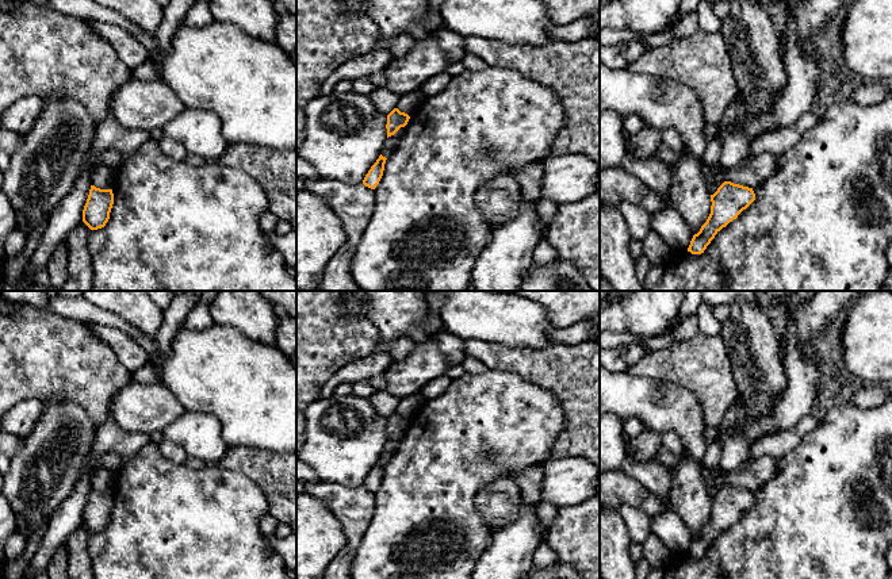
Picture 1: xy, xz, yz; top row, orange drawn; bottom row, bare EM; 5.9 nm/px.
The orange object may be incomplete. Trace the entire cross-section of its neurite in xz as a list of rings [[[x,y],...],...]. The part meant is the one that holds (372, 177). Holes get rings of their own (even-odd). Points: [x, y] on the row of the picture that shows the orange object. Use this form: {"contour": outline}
{"contour": [[[382,154],[379,156],[379,158],[376,160],[376,162],[371,166],[371,169],[368,170],[368,173],[365,175],[363,184],[371,189],[375,189],[376,185],[379,184],[382,176],[383,176],[383,170],[384,170],[384,164],[386,164],[386,157],[383,157]]]}

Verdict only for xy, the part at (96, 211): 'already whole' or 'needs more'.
already whole

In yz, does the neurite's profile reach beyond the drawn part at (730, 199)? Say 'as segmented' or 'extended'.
as segmented

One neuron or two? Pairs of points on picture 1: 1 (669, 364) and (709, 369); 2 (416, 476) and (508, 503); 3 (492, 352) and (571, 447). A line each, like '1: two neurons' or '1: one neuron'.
1: one neuron
2: two neurons
3: one neuron

